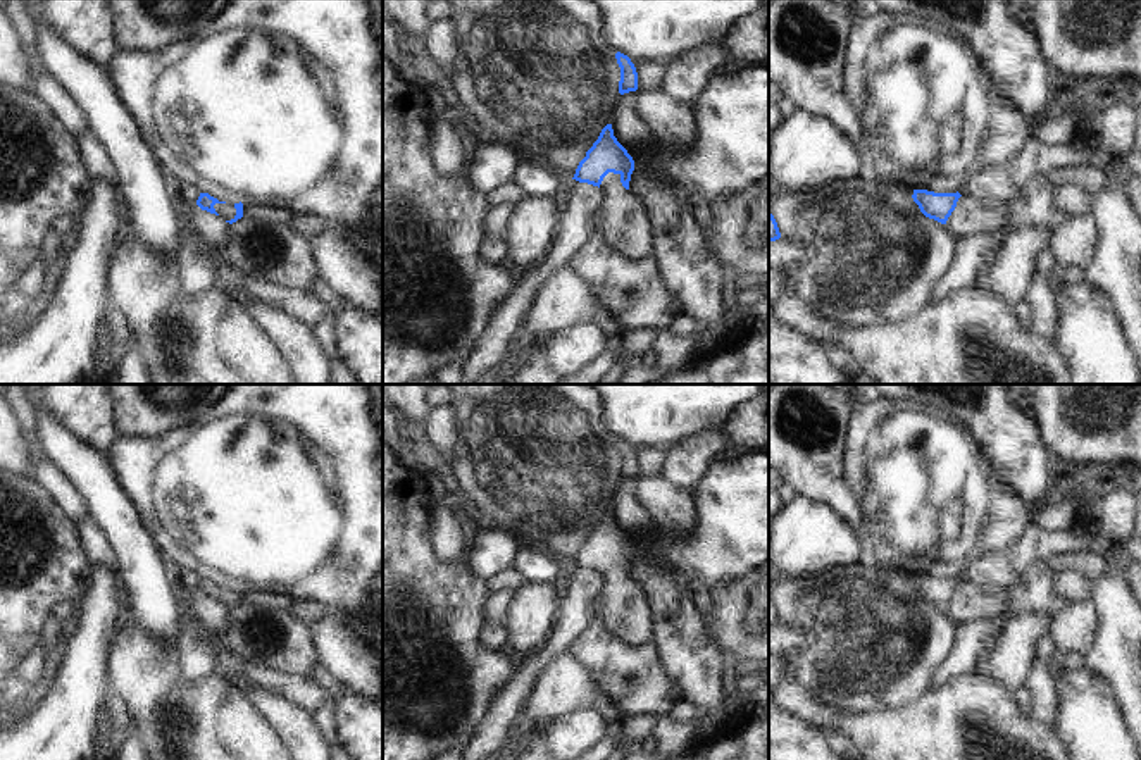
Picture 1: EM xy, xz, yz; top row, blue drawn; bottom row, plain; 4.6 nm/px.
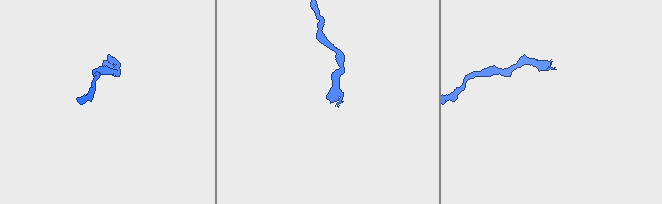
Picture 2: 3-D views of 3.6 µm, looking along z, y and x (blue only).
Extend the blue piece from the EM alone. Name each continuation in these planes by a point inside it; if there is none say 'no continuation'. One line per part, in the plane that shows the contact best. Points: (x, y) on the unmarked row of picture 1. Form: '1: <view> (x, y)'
1: xz (621, 607).

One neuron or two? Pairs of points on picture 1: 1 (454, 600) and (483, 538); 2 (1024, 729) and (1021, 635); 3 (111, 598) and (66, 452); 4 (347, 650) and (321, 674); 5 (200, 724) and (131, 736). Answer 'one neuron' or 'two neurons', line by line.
1: two neurons
2: two neurons
3: two neurons
4: two neurons
5: two neurons

